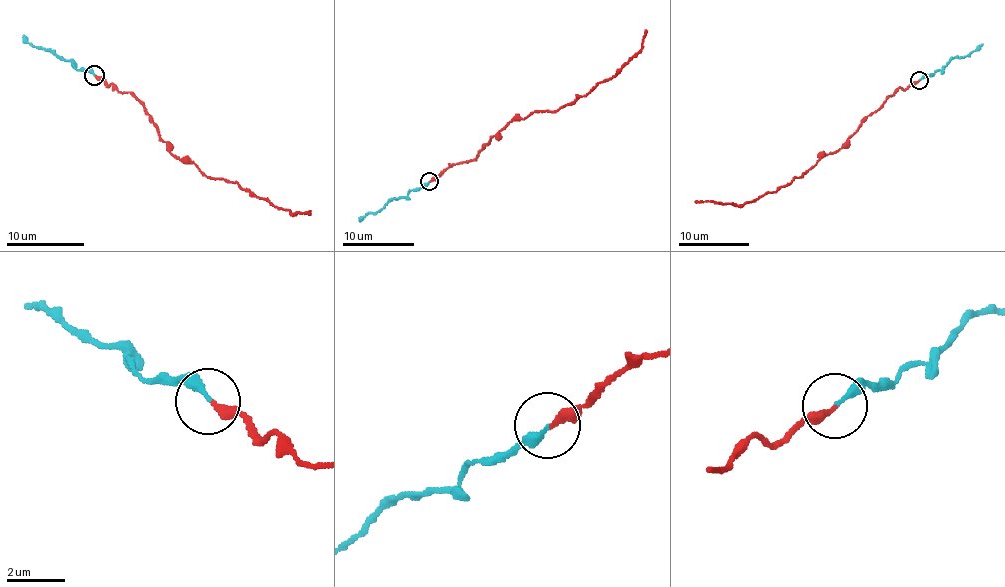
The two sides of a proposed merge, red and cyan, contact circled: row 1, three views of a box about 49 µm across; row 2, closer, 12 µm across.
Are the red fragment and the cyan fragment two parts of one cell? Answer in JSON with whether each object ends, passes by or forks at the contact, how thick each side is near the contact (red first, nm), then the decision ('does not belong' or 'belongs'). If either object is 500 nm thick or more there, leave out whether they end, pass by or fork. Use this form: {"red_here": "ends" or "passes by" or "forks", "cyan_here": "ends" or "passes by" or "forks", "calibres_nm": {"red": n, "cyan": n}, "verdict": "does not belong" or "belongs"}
{"red_here": "ends", "cyan_here": "ends", "calibres_nm": {"red": 280, "cyan": 220}, "verdict": "belongs"}

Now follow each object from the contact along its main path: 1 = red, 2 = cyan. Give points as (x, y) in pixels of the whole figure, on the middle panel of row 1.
1: (430, 181), (454, 163), (474, 160), (516, 119), (573, 104), (611, 78), (642, 47), (645, 29)
2: (428, 181), (407, 196), (393, 197), (379, 210), (369, 212), (359, 221)

